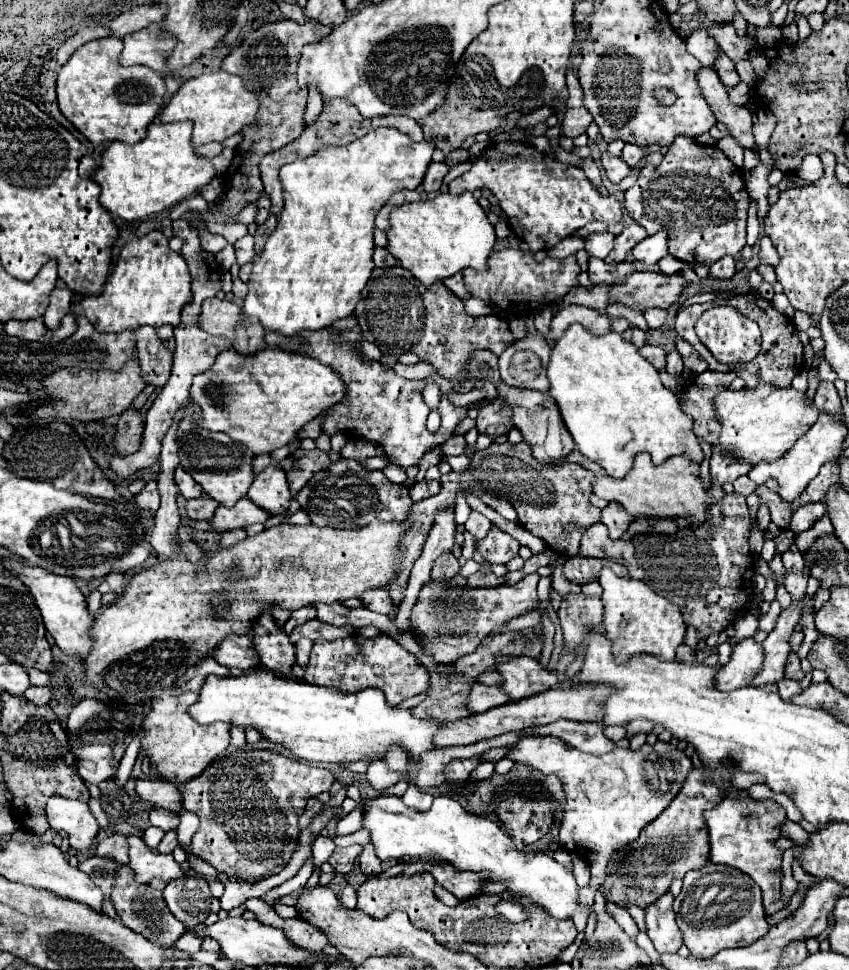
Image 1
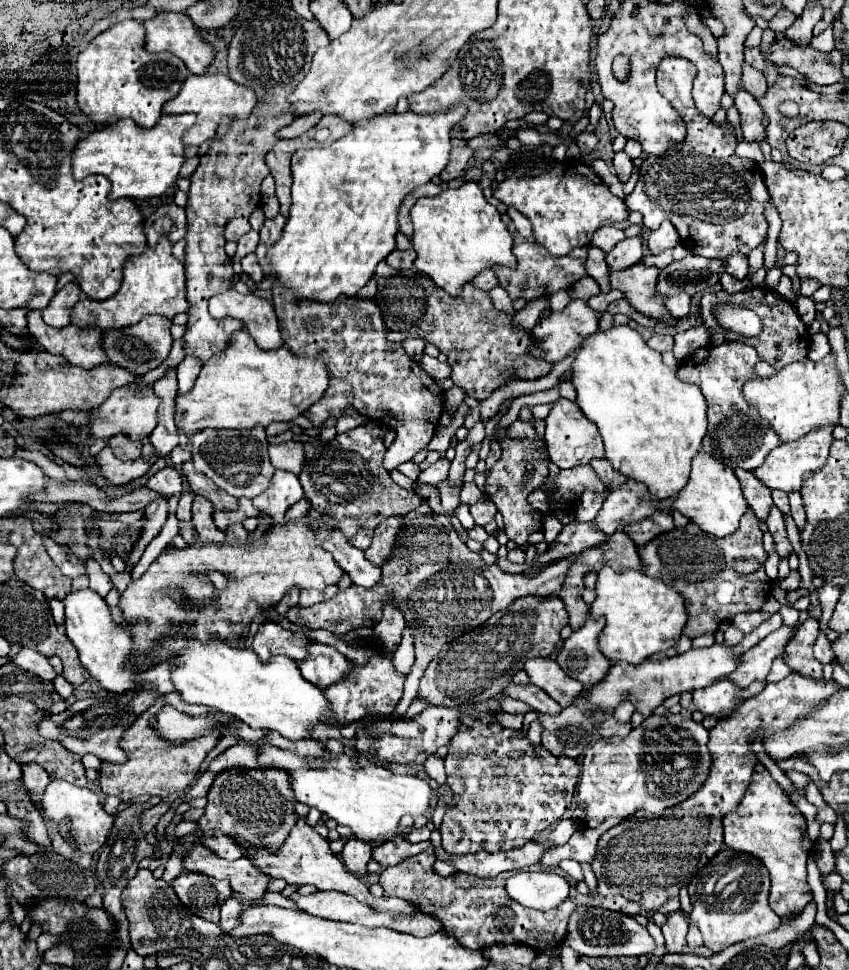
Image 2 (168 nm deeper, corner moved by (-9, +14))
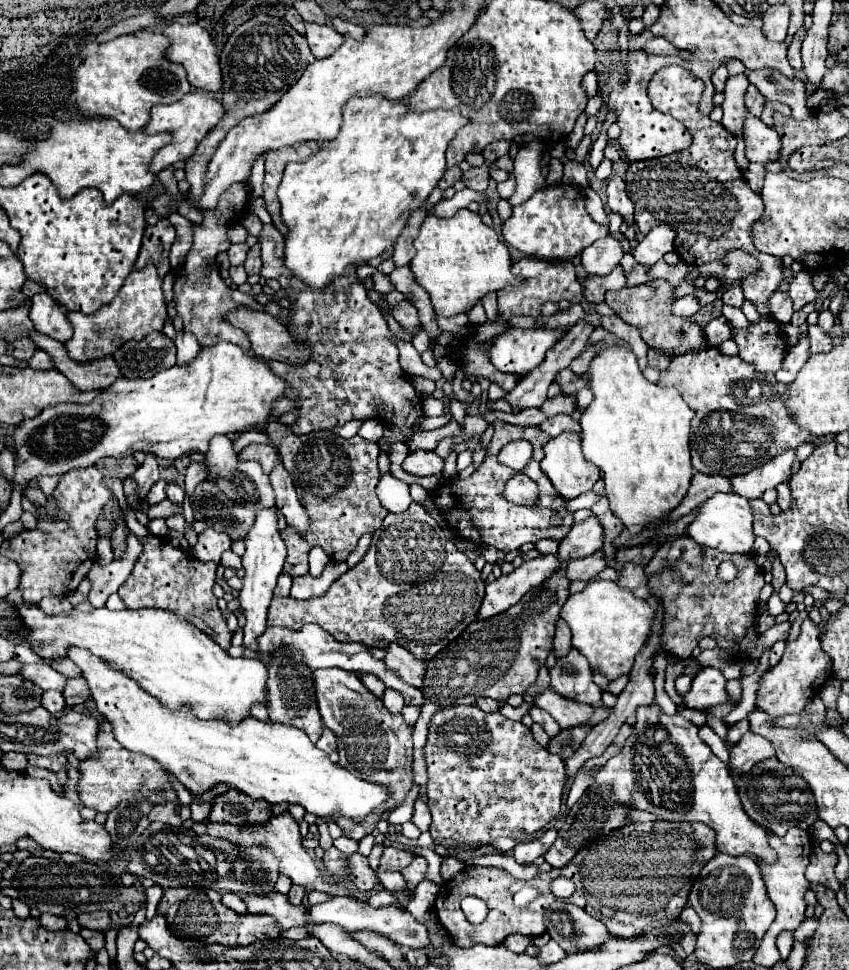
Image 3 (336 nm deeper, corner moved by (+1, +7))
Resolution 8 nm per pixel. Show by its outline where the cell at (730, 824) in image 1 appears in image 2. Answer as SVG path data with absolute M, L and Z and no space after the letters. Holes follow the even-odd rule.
M767 770L753 774L737 810L723 818L723 828L727 848L753 854L767 866L771 876L771 908L781 918L787 918L787 914L801 914L805 904L813 900L811 888L807 884L807 858L811 854L807 824L803 814L789 802L787 794Z

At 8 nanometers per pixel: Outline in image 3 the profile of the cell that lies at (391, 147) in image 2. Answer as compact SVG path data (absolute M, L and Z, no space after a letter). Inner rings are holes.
M371 95L371 97L353 97L347 101L345 109L343 109L343 125L341 125L341 133L325 143L313 157L309 157L307 161L301 163L287 163L285 173L283 173L283 181L279 185L279 203L281 203L281 219L283 223L289 227L289 233L285 237L285 253L283 253L283 265L299 279L303 281L309 289L313 291L321 291L325 287L329 287L333 283L335 277L339 277L347 267L359 267L363 263L367 263L373 257L379 257L383 251L389 251L393 247L393 241L399 237L401 229L405 227L405 217L409 217L409 213L417 207L421 207L425 203L425 199L429 197L429 193L437 187L437 181L443 177L445 173L445 149L447 143L455 137L457 129L461 129L467 123L465 117L461 117L461 113L457 109L445 111L445 109L435 109L435 111L423 111L423 113L415 113L409 111L405 101L387 101L381 95Z

